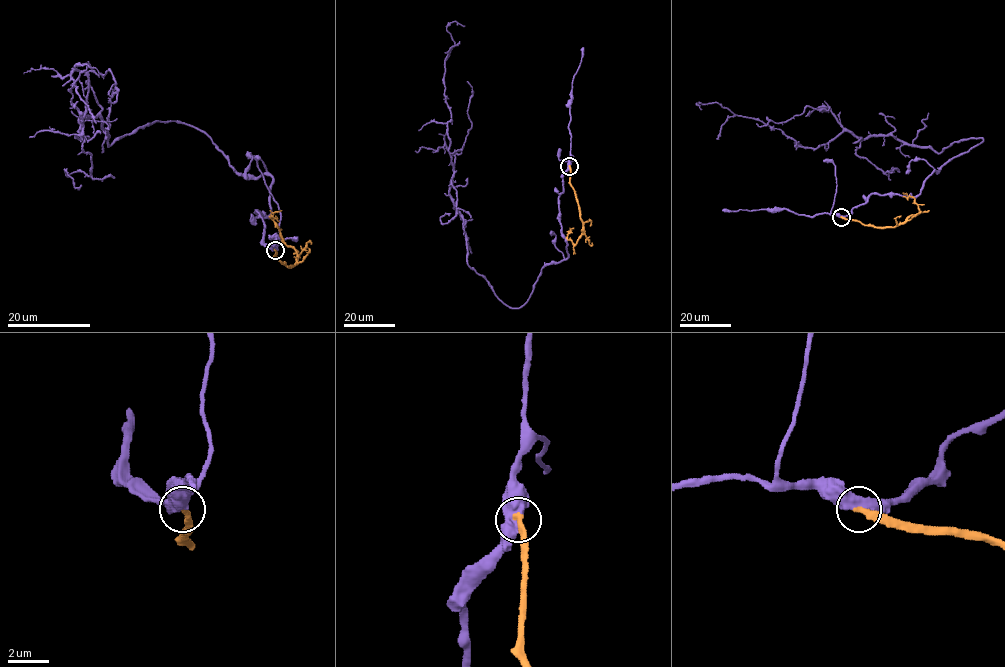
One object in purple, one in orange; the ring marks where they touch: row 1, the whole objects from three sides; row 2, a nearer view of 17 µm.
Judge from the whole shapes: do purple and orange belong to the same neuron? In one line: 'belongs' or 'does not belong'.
does not belong

